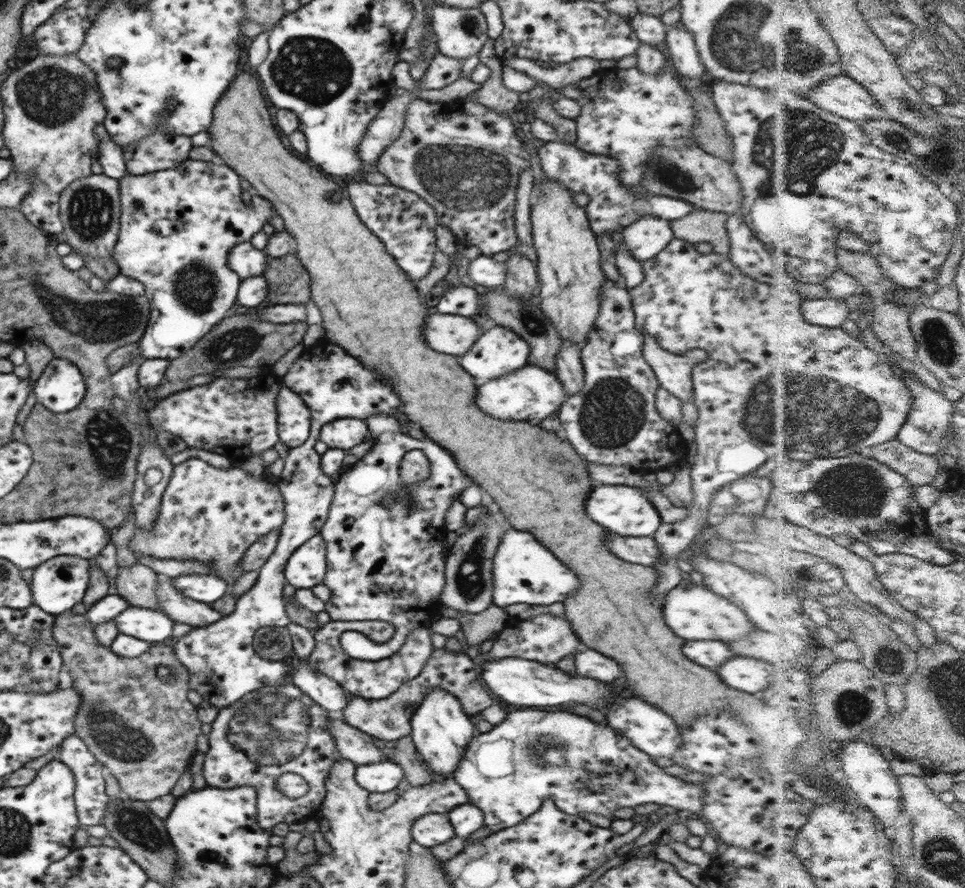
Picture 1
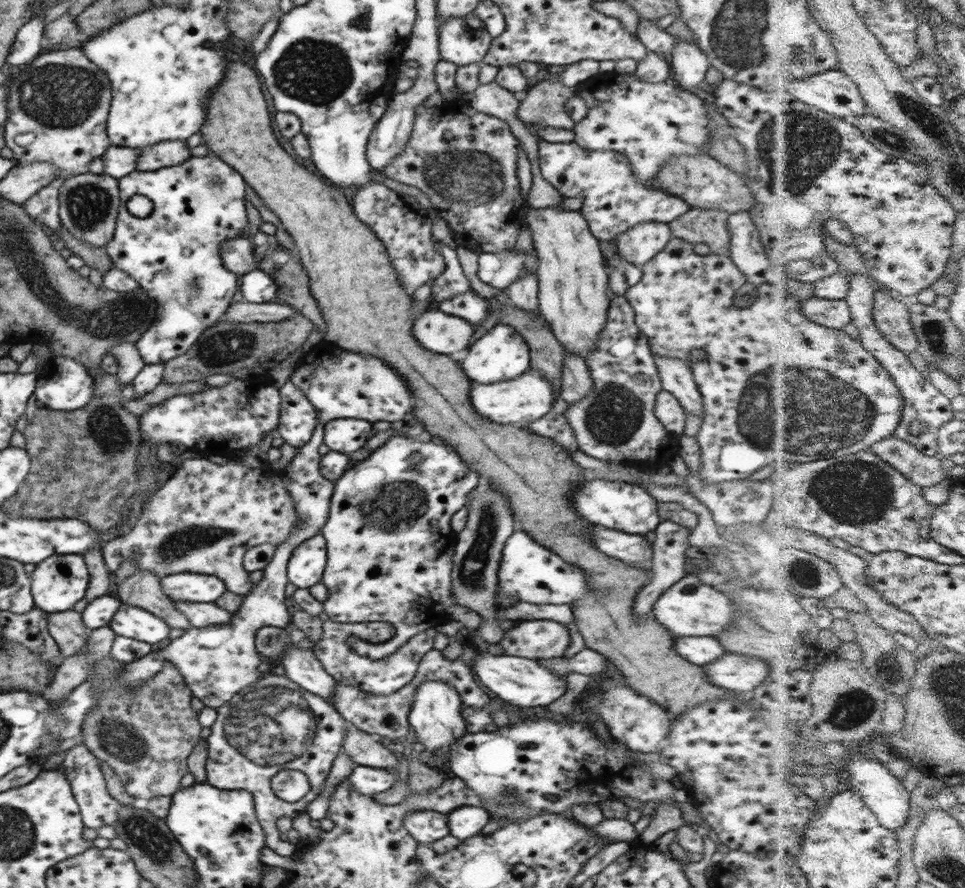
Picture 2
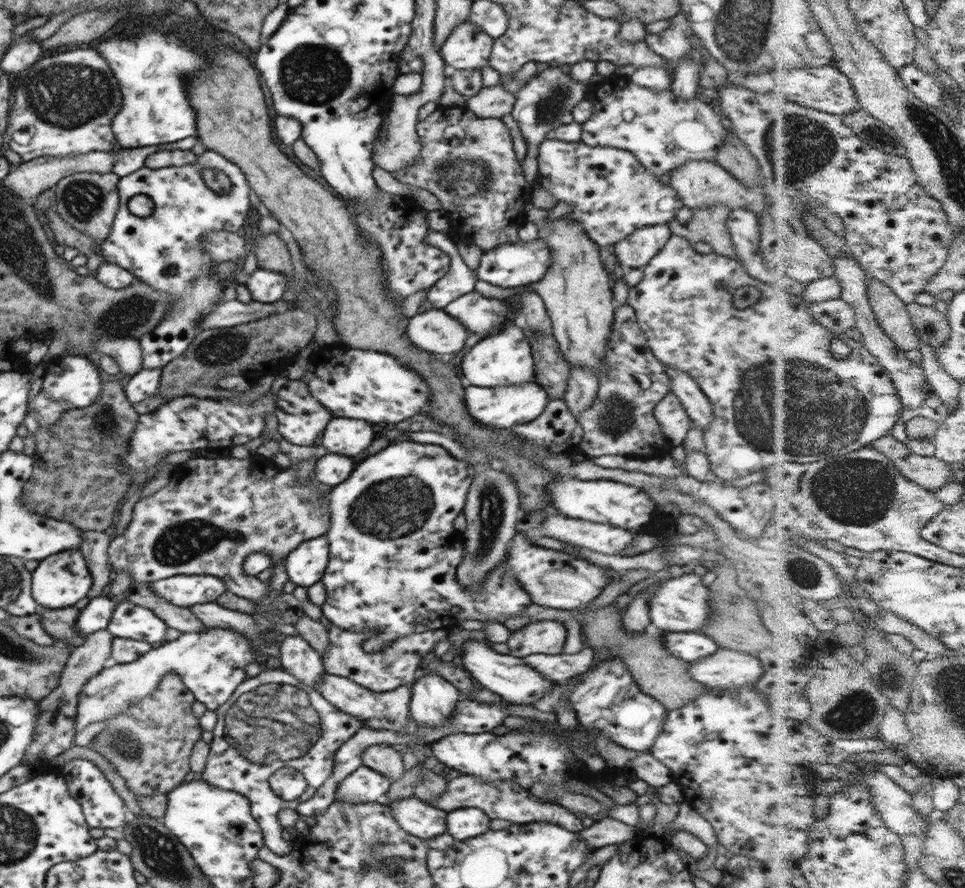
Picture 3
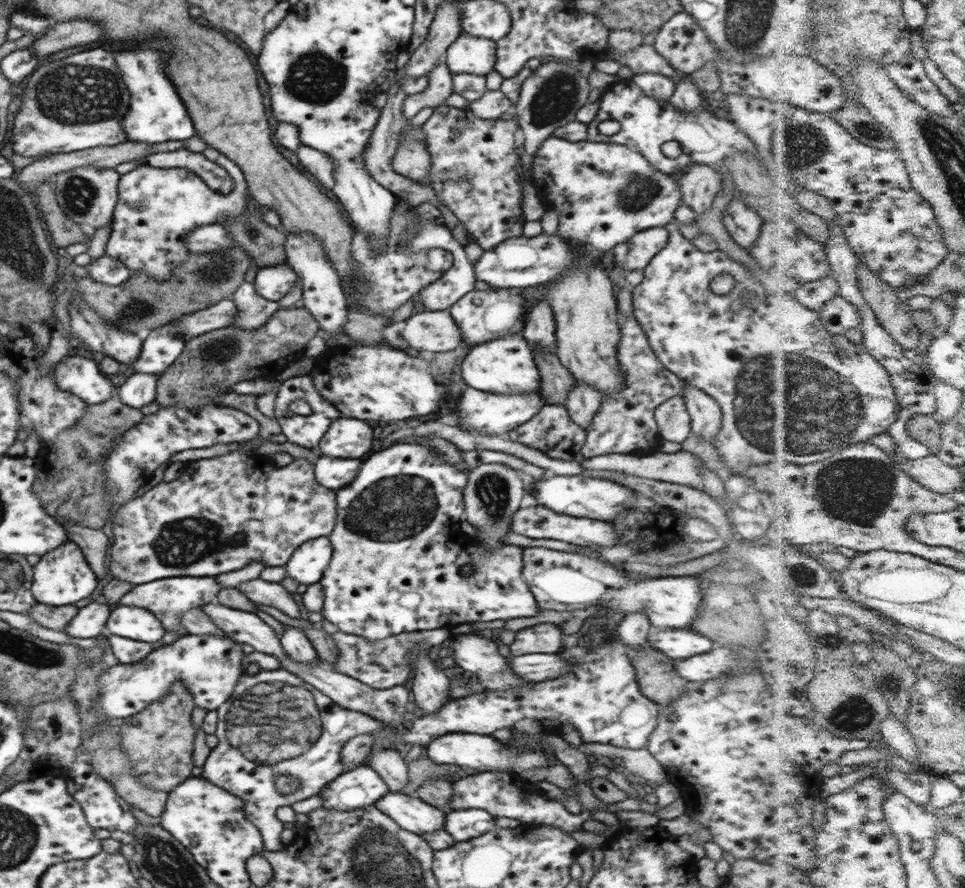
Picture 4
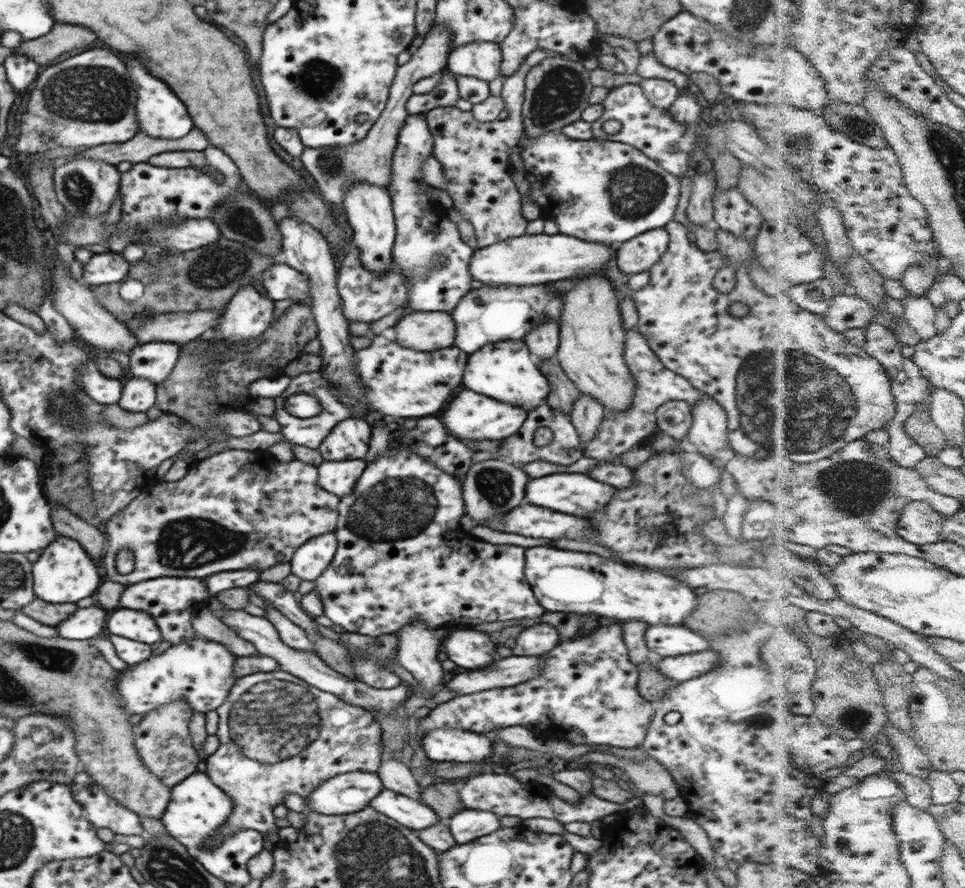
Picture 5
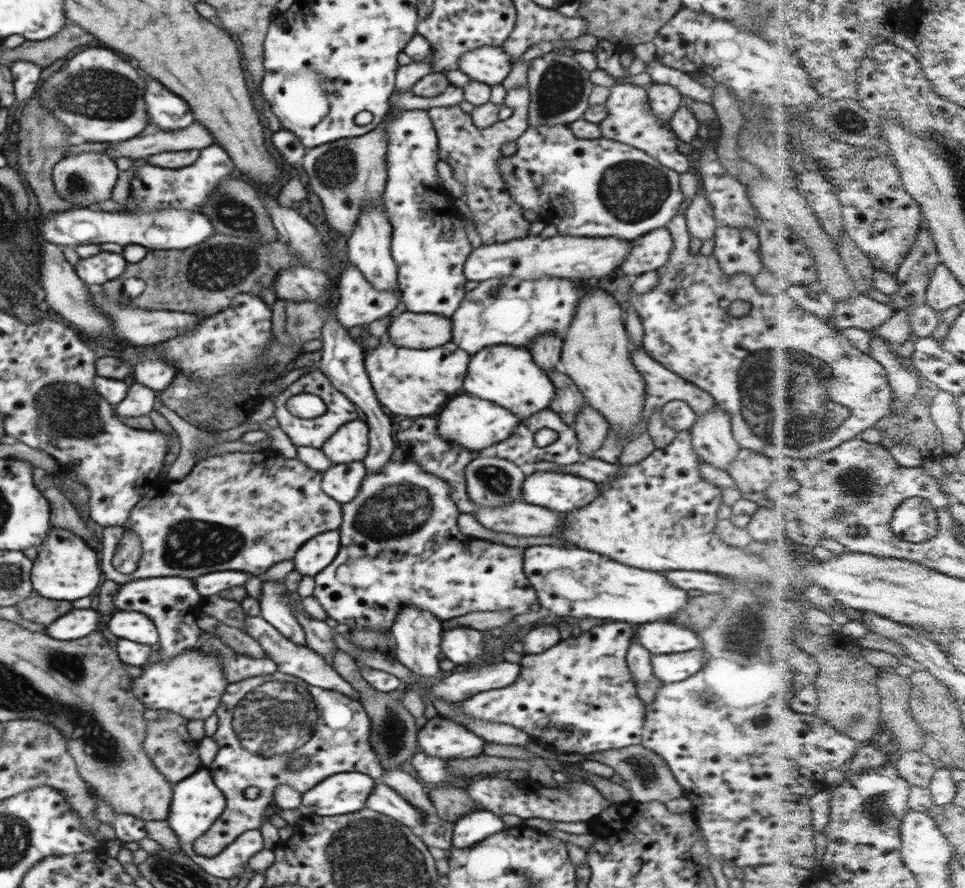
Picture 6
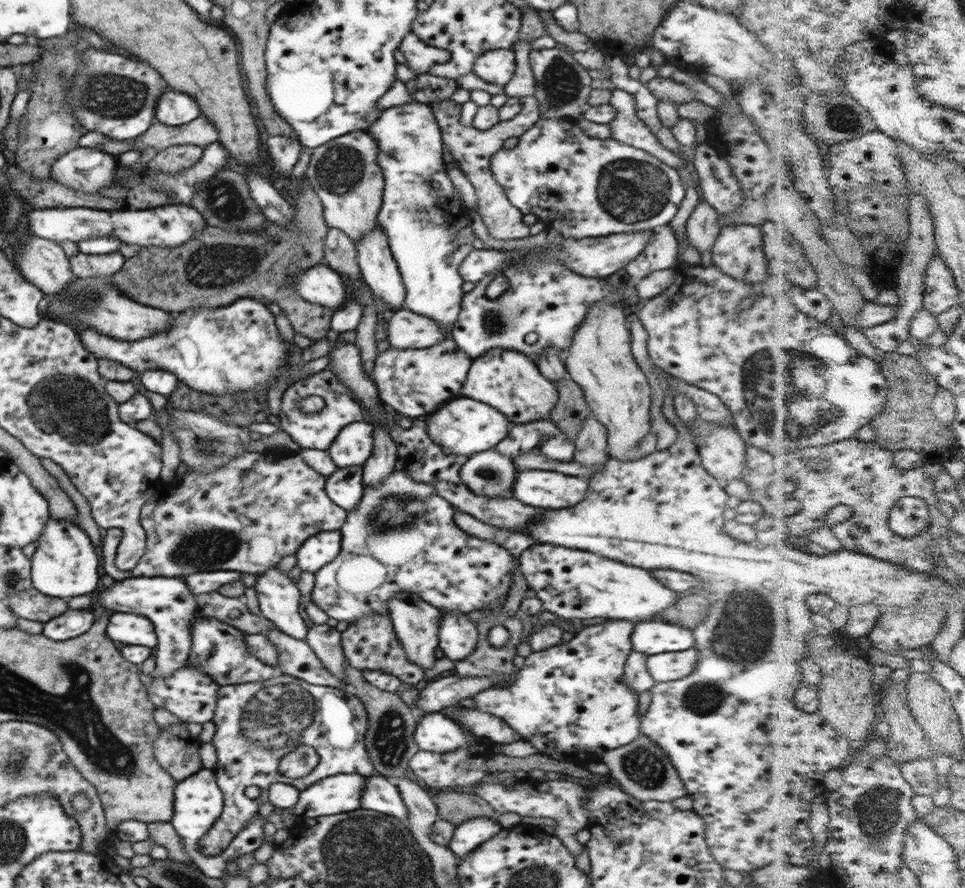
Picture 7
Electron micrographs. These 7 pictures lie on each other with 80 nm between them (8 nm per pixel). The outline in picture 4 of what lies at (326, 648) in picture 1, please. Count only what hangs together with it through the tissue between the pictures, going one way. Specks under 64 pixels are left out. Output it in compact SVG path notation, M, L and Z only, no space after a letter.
M451 627L438 628L434 630L421 630L409 633L400 633L370 643L366 637L354 634L346 634L338 631L331 634L331 637L338 647L338 660L336 660L335 671L350 676L369 688L388 689L399 685L404 685L408 677L412 676L412 667L410 665L410 649L416 645L422 649L429 650L439 644L445 644L447 638L452 639Z

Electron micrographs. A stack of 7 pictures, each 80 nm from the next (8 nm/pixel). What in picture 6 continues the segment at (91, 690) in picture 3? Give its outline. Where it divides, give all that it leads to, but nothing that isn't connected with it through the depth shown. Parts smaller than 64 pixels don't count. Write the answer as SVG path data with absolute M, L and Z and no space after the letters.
M194 648L174 656L168 664L154 662L143 668L142 674L134 678L132 691L146 705L146 709L172 712L190 722L206 721L215 714L226 687L228 682L214 652L200 652L200 649Z

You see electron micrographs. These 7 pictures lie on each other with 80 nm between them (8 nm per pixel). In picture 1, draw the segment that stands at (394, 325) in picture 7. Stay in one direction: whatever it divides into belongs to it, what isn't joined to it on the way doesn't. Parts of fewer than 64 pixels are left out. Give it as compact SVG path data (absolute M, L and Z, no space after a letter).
M438 310L430 311L426 319L423 330L426 332L425 338L430 348L444 354L452 354L452 356L466 354L484 329L479 322L474 322L477 319L447 314Z

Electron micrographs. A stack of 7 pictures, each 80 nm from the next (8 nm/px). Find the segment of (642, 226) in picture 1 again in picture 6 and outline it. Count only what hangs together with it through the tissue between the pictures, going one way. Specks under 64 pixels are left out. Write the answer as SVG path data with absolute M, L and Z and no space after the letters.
M663 227L648 232L632 240L632 250L619 267L630 278L637 277L643 272L657 270L666 264L672 248L674 248L674 241L668 229Z

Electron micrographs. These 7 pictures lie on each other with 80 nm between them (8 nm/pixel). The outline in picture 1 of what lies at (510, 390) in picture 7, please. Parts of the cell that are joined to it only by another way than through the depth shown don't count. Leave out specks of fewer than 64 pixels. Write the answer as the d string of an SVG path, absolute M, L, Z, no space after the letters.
M490 324L483 329L473 347L466 354L460 356L458 360L460 360L462 368L468 374L472 374L476 380L480 380L480 378L492 380L522 368L528 363L529 352L530 347L527 342L512 329Z

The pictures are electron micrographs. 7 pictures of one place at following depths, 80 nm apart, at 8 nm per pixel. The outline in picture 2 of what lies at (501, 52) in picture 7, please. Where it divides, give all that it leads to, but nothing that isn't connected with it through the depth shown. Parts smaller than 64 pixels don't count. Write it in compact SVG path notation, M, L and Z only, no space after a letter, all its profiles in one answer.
M473 12L450 17L439 24L439 54L457 67L482 63L490 48L492 37L485 24Z

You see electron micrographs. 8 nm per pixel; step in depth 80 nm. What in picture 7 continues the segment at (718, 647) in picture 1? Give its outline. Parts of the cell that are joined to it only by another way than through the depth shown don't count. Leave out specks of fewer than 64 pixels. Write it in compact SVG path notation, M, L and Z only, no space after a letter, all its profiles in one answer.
M662 620L636 624L631 636L631 646L636 652L648 656L654 654L682 652L694 647L695 630L687 626L676 626Z

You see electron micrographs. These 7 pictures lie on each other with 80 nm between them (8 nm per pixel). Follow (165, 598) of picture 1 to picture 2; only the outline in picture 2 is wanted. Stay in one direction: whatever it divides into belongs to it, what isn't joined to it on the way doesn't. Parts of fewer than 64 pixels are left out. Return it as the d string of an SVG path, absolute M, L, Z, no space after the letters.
M173 601L177 611L187 616L188 622L194 628L210 625L228 624L233 619L233 613L220 608L214 603Z

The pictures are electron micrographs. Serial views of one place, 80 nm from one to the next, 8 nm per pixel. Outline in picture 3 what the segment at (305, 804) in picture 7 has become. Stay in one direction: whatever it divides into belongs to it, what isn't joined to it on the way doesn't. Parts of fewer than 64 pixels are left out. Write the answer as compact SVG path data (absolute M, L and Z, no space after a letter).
M360 765L336 789L335 800L350 804L384 801L392 782L386 775Z

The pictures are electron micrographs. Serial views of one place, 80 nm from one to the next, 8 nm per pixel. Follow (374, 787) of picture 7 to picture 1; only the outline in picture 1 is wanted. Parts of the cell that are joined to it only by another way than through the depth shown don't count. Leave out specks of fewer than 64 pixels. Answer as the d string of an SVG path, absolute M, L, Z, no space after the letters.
M434 812L421 816L414 822L411 835L414 842L430 850L434 846L449 842L451 838L456 836L449 816Z

